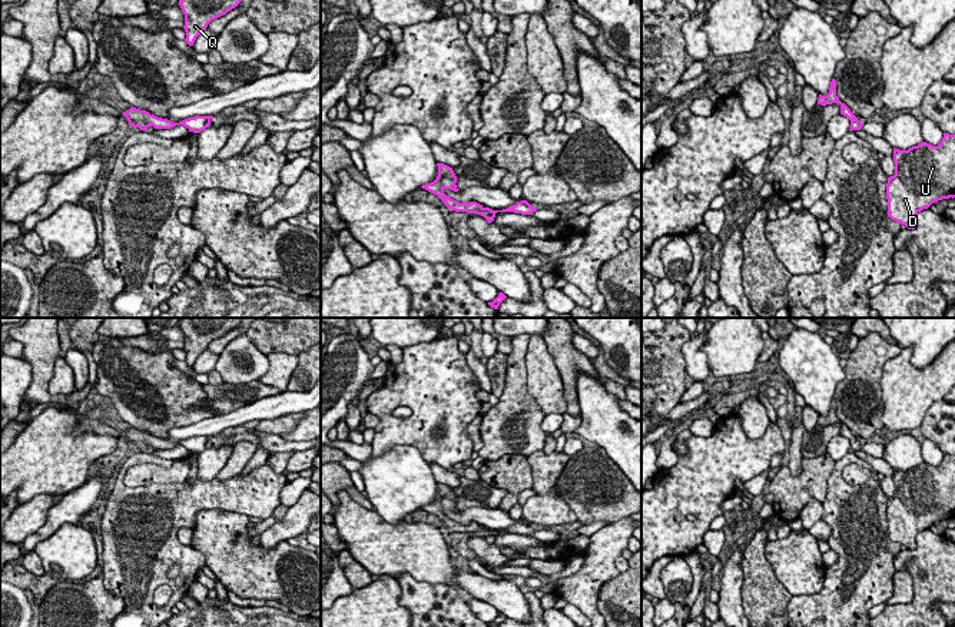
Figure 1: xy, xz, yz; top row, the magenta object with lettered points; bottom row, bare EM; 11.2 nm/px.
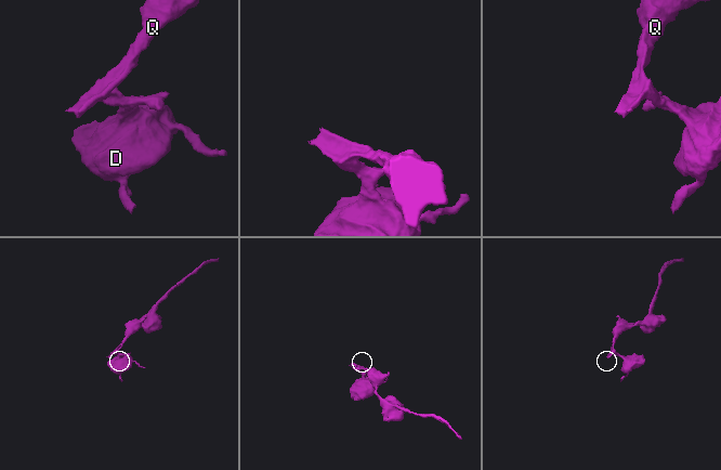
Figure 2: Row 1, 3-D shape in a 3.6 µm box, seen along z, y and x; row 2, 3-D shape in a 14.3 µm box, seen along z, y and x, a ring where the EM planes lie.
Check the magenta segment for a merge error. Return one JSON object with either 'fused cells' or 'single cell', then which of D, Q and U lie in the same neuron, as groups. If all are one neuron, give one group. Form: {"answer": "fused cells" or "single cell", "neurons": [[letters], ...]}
{"answer": "fused cells", "neurons": [["D", "U"], ["Q"]]}

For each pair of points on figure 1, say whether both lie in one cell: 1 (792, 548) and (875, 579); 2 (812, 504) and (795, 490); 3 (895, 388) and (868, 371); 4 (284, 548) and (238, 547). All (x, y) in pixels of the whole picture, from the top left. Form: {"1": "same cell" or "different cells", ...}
{"1": "different cells", "2": "different cells", "3": "different cells", "4": "same cell"}

